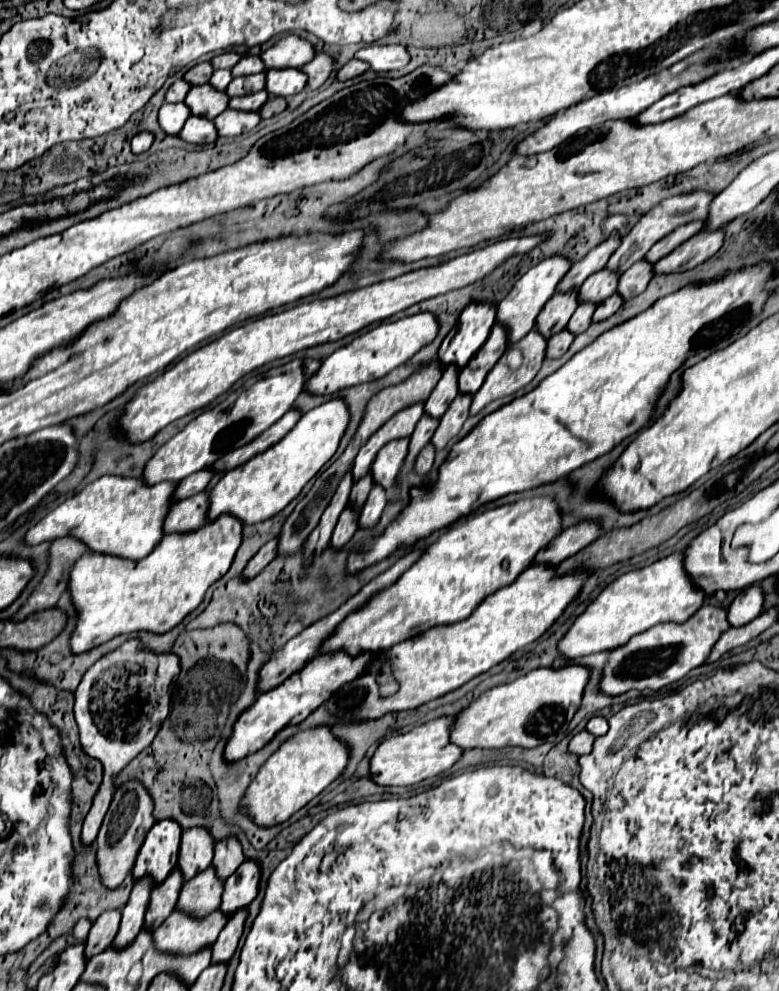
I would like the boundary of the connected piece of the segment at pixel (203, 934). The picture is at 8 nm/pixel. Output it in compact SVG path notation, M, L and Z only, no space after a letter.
M174 909L172 915L154 929L154 945L170 953L194 953L200 947L212 945L226 921L228 915L220 909L204 917L194 917L182 909Z

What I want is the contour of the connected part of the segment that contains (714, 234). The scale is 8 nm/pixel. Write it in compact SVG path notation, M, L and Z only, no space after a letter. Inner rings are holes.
M700 231L700 235L694 235L692 239L682 243L676 251L660 259L654 265L654 273L666 275L692 269L698 263L704 263L708 257L712 257L722 247L722 239L724 231Z

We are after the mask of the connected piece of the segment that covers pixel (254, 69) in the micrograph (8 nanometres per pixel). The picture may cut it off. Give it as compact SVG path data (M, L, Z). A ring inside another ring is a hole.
M244 55L234 67L232 67L232 75L234 77L242 77L242 75L252 75L264 71L262 67L262 59L258 55Z

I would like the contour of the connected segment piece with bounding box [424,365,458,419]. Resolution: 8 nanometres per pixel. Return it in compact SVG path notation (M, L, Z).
M454 365L446 367L438 385L430 393L430 397L424 401L424 413L428 417L440 419L440 415L448 409L448 405L458 395L458 369Z

